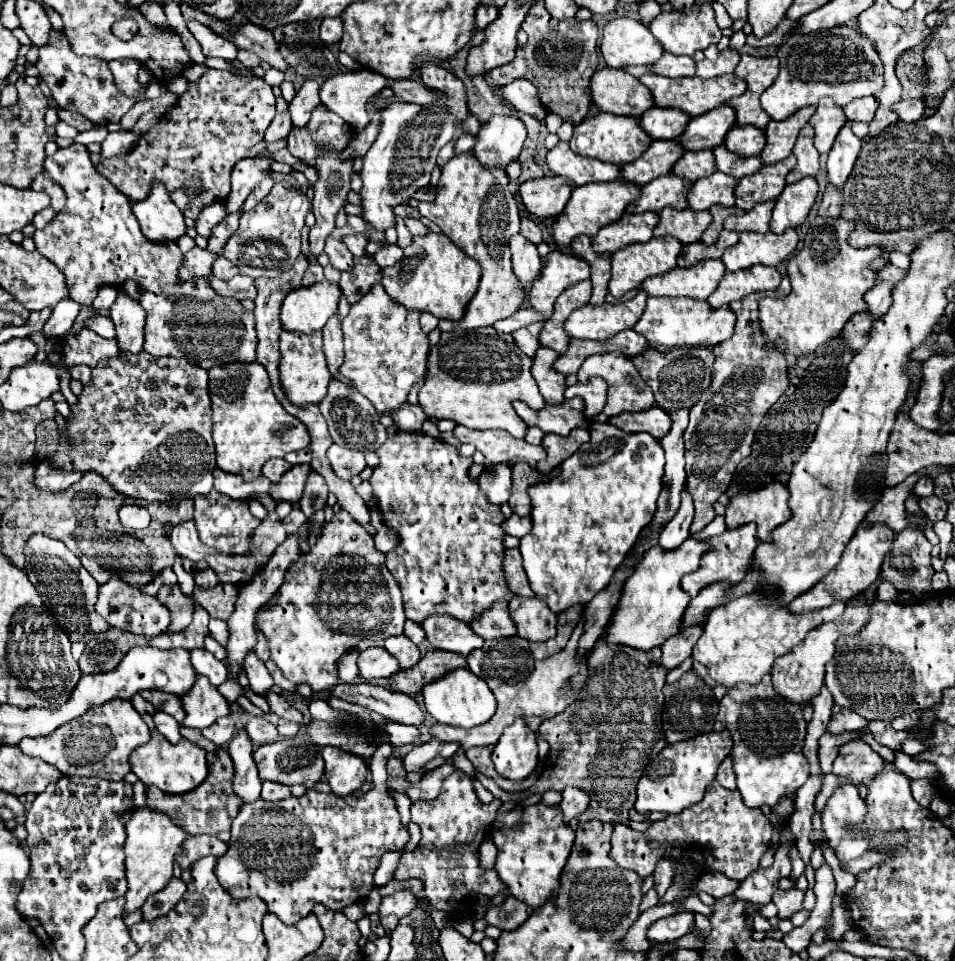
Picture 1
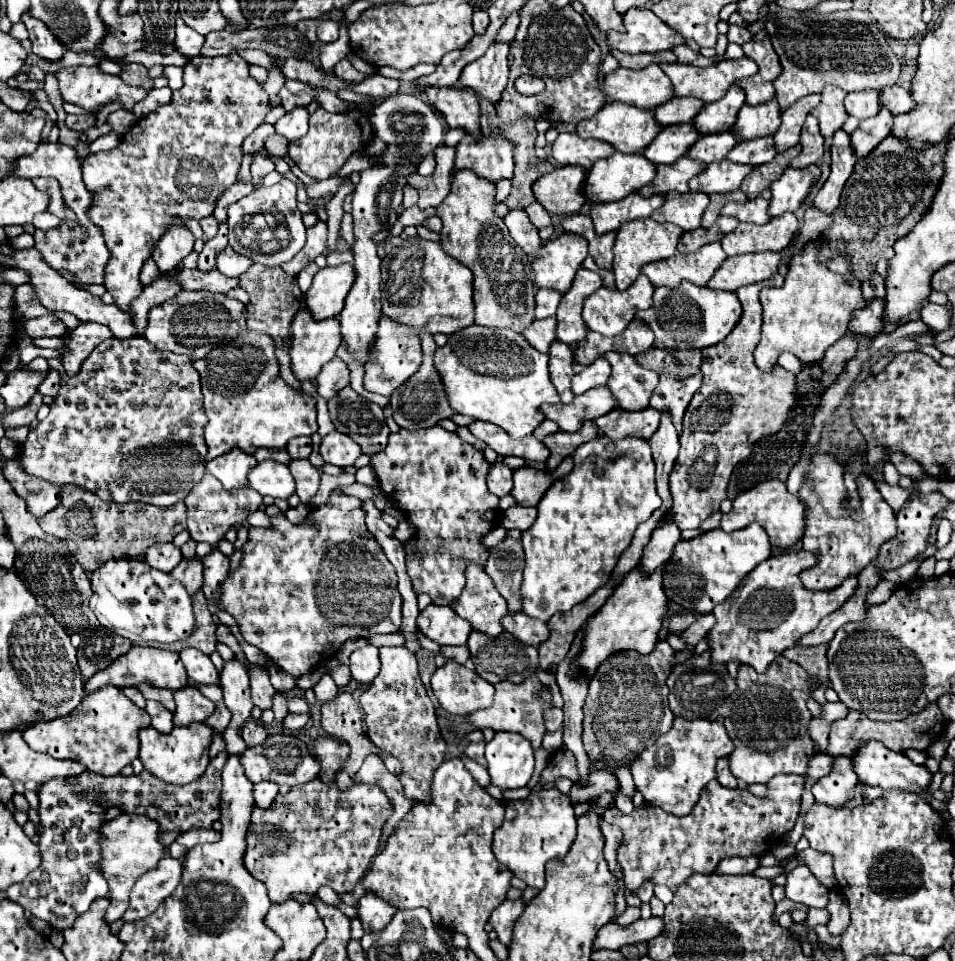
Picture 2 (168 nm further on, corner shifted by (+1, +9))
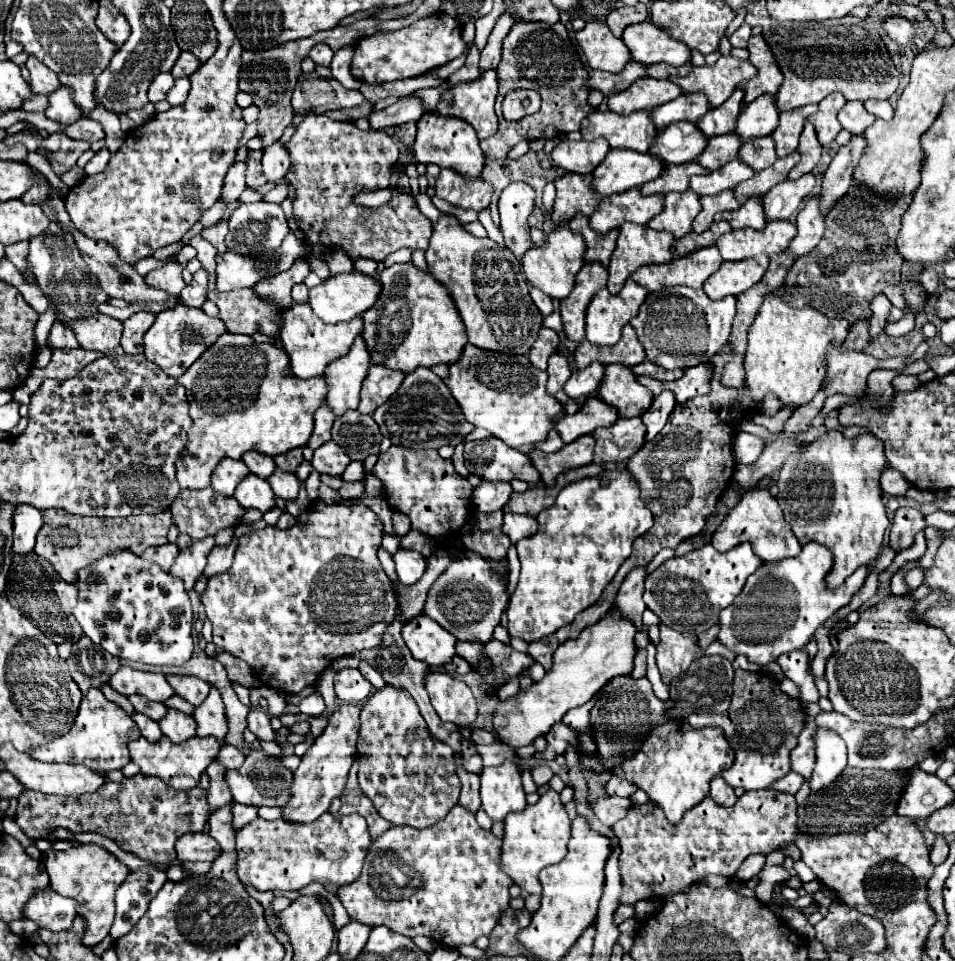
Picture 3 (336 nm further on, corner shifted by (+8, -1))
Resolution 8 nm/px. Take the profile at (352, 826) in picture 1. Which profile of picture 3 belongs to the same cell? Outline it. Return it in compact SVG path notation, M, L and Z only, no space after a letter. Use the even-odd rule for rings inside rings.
M324 813L314 823L308 825L294 825L282 819L264 821L256 817L248 825L244 825L236 833L236 871L242 883L256 887L258 891L300 891L310 883L322 883L328 893L336 893L342 885L348 885L358 879L364 859L370 847L370 833L362 815L338 815L338 813Z

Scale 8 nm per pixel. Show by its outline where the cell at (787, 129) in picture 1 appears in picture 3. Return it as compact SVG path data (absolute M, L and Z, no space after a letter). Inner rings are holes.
M806 105L800 109L784 111L780 113L780 125L772 133L772 139L776 141L776 153L778 157L786 157L798 147L798 137L802 133L804 121L818 111L818 105Z

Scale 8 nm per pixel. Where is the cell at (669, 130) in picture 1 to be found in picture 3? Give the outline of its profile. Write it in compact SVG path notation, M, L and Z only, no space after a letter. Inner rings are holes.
M684 93L678 99L652 109L652 121L656 123L658 129L660 127L664 129L670 123L678 123L678 121L696 123L708 109L710 105L704 93Z

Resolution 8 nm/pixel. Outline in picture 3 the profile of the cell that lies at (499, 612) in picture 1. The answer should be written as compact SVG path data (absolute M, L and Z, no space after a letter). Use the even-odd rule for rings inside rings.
M462 549L458 553L458 561L452 561L448 569L432 583L424 605L424 615L434 619L458 641L488 643L492 639L494 629L500 625L502 611L506 609L510 599L504 581L504 575L508 573L510 569L506 561L492 565L484 557L480 557L480 553Z

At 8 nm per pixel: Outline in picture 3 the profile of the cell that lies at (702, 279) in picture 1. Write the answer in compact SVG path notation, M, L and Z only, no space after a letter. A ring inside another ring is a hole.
M716 245L708 249L698 249L688 257L678 257L670 263L662 265L644 265L640 267L632 279L646 287L648 291L660 291L674 285L686 285L692 289L702 289L704 281L720 267L722 257Z

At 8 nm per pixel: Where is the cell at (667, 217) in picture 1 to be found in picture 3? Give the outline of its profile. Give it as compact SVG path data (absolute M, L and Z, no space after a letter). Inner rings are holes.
M686 189L684 193L668 193L664 195L664 209L654 219L650 219L650 227L656 231L670 231L674 237L682 237L692 231L692 221L700 213L700 197Z

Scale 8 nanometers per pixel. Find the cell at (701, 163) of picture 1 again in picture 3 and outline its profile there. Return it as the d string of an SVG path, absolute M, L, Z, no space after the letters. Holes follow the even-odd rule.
M728 133L726 137L712 137L712 141L708 141L708 147L704 149L704 153L698 157L698 163L708 167L710 171L720 169L722 165L726 165L728 161L738 157L738 147L742 145L740 137L736 137L736 133Z

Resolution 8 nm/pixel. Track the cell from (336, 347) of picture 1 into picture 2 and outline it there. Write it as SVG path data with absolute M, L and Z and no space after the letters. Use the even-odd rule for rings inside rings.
M339 357L331 359L331 363L327 363L317 377L317 391L327 401L335 395L335 391L339 391L347 385L349 385L349 369L347 369L345 361L341 361Z

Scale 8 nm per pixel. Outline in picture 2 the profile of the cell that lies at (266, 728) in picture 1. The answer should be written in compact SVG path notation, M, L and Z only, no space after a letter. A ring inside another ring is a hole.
M247 719L247 723L241 727L241 737L245 739L245 743L249 747L253 745L259 745L267 739L267 727L261 723L261 721L255 721L255 719Z

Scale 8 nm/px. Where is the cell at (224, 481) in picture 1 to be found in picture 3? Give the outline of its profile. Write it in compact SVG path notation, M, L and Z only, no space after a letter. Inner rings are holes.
M224 459L220 461L220 465L214 469L212 473L212 489L222 493L222 495L232 495L236 485L248 475L248 467L244 465L244 461L236 461L236 459Z

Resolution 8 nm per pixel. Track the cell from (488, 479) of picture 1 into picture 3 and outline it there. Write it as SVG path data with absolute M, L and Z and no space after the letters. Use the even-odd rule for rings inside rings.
M482 481L472 493L472 505L476 511L492 513L492 511L504 509L510 501L510 495L512 495L510 483Z

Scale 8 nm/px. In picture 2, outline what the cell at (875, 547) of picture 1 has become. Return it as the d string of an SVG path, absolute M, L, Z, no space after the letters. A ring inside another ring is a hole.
M815 455L809 463L807 477L799 489L801 499L809 507L807 525L803 533L803 549L817 555L817 565L801 571L799 579L807 591L831 591L839 587L845 579L863 571L871 561L877 559L879 547L889 541L895 531L895 513L887 501L877 491L871 477L859 477L861 509L847 511L841 501L845 499L843 471L835 471L835 459L825 455Z

